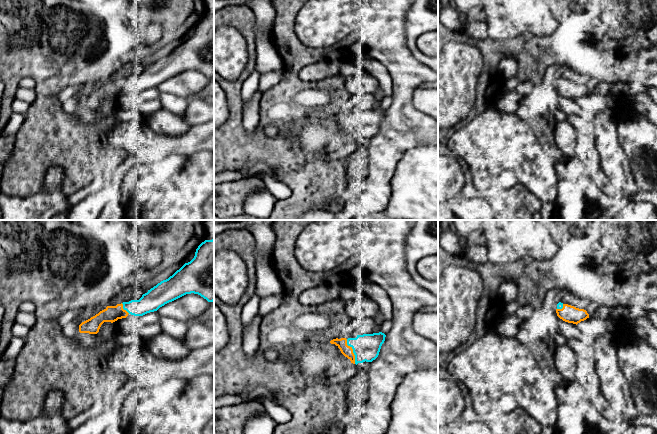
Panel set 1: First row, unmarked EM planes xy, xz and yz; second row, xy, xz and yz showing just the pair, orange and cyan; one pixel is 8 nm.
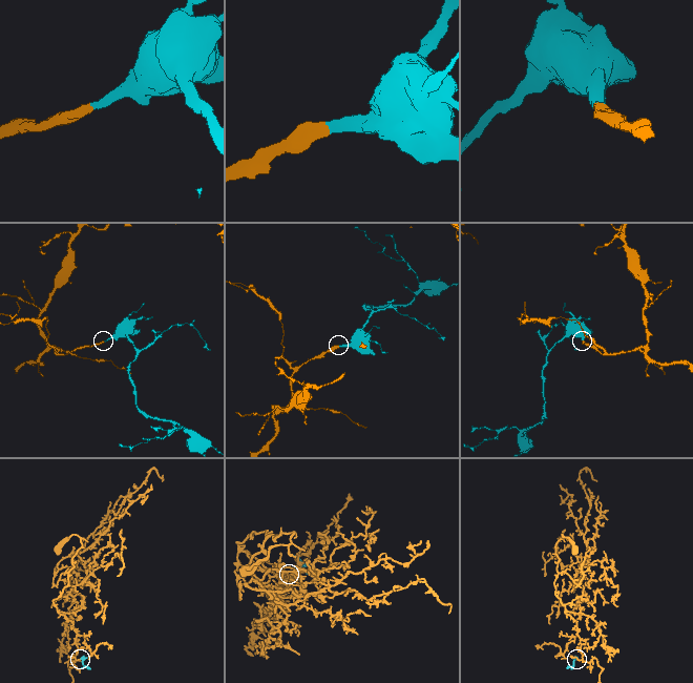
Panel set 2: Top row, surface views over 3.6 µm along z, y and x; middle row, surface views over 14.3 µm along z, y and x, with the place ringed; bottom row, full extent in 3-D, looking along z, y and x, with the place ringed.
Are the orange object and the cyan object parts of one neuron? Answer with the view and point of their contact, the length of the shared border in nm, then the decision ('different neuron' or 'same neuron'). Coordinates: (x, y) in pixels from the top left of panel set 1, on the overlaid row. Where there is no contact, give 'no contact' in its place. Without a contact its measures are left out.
contact xz (352, 351); length 220 nm; same neuron

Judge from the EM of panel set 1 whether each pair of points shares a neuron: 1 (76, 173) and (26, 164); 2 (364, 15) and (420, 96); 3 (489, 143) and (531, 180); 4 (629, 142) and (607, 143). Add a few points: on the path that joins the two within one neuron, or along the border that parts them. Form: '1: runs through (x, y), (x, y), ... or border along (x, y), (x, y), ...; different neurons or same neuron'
1: runs through (64, 160), (56, 152), (39, 152); same neuron
2: border along (417, 87), (413, 94), (413, 105), (422, 112); different neurons
3: runs through (499, 148), (521, 170); same neuron
4: border along (615, 119), (618, 143), (630, 163); different neurons

